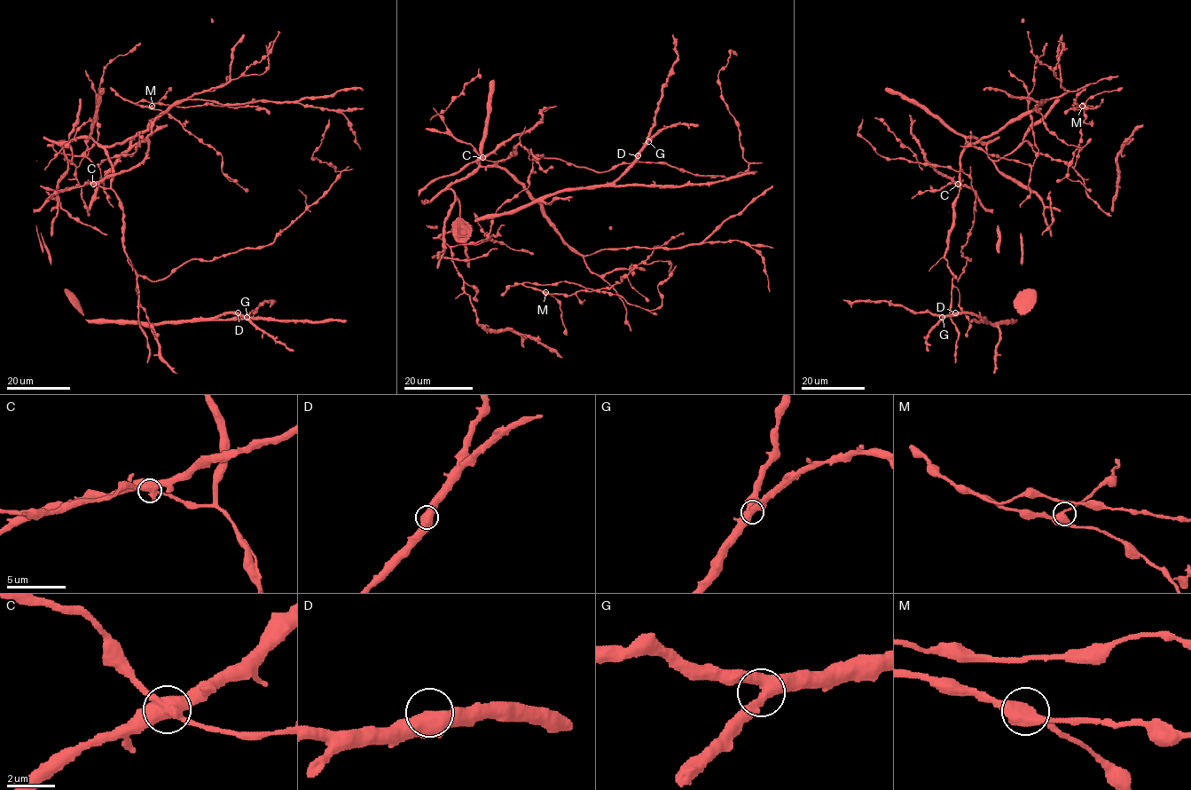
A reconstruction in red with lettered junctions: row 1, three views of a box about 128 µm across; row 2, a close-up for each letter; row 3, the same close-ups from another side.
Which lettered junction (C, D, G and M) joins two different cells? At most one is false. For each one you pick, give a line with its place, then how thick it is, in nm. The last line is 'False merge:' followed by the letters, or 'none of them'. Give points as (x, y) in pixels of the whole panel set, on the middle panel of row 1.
False merge: none of them

